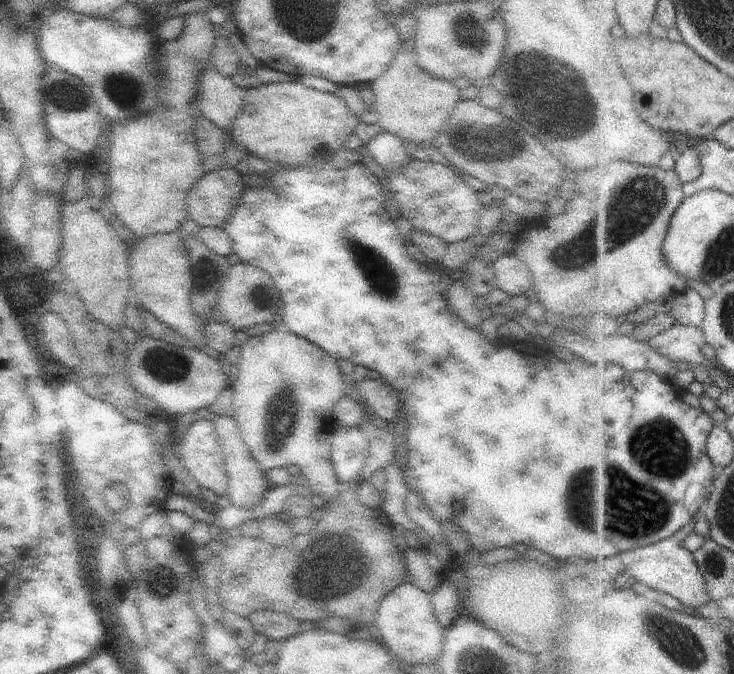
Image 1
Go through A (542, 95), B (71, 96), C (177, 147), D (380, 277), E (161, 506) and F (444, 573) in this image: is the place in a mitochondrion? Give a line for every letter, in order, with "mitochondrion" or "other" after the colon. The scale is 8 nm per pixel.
A: mitochondrion
B: mitochondrion
C: other
D: mitochondrion
E: other
F: other

